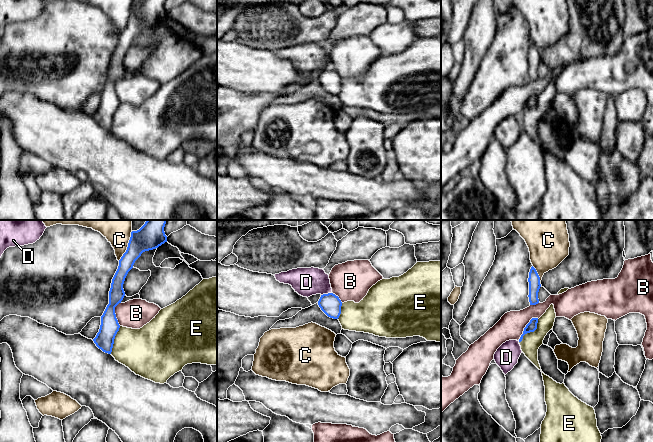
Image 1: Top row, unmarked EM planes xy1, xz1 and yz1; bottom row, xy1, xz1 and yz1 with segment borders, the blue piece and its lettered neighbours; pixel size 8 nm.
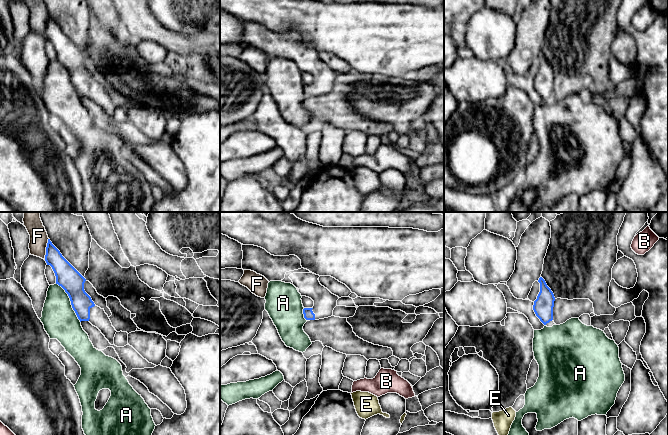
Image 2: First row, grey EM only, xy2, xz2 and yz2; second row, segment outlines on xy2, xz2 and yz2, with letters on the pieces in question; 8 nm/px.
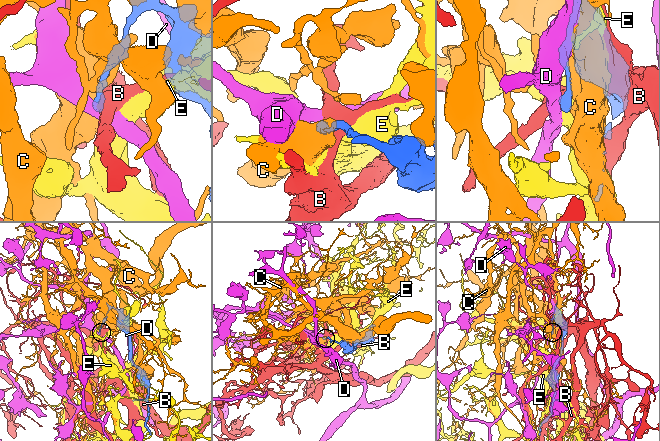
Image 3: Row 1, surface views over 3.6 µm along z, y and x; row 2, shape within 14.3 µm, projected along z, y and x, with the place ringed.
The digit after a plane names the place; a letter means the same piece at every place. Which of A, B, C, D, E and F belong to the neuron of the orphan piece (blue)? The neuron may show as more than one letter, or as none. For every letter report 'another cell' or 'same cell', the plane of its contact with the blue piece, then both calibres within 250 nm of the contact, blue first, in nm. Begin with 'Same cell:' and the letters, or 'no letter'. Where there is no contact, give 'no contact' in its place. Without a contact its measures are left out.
Same cell: no letter
A: another cell; contact in xy2; calibres 180 and 280 nm
B: another cell; contact in yz1; calibres 80 and 200 nm
C: another cell; contact in xy1; calibres 200 and 180 nm
D: another cell; contact in xz1; calibres 170 and 220 nm
E: another cell; contact in yz1; calibres 80 and 150 nm
F: another cell; contact in xy2; calibres 170 and 140 nm

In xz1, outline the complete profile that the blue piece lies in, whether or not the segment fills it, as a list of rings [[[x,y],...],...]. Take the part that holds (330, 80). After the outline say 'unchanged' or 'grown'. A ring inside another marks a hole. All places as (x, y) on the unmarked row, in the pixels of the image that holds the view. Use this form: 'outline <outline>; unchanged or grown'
outline [[[333,69],[321,71],[318,81],[321,86],[330,94],[338,95],[341,90],[342,78]]]; unchanged

